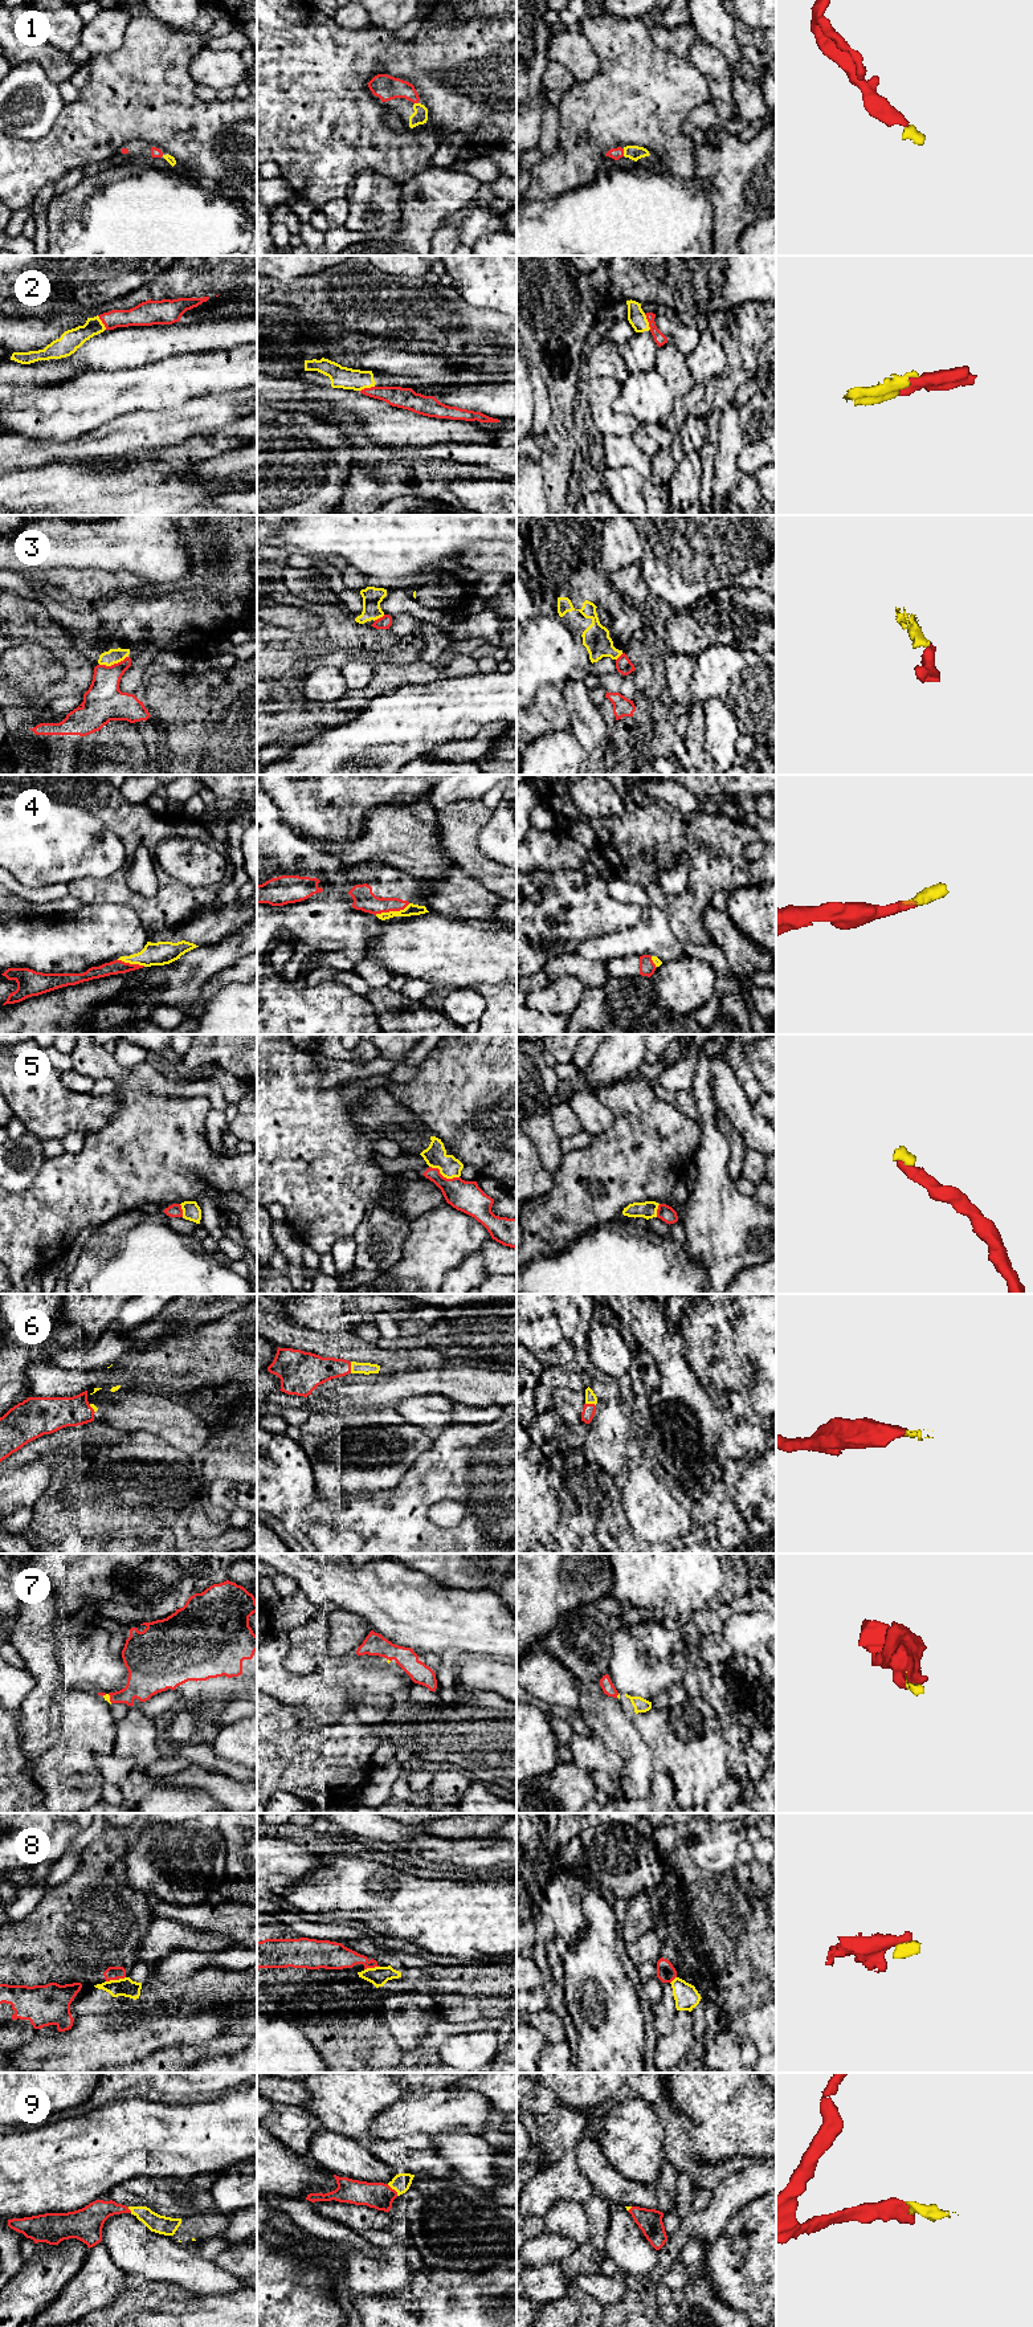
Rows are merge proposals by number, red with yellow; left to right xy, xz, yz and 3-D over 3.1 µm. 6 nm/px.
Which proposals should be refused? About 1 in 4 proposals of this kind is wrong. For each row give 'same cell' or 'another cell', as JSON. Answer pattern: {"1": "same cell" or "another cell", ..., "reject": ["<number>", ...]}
{"1": "same cell", "2": "same cell", "3": "another cell", "4": "same cell", "5": "same cell", "6": "same cell", "7": "same cell", "8": "another cell", "9": "same cell", "reject": ["3", "8"]}

